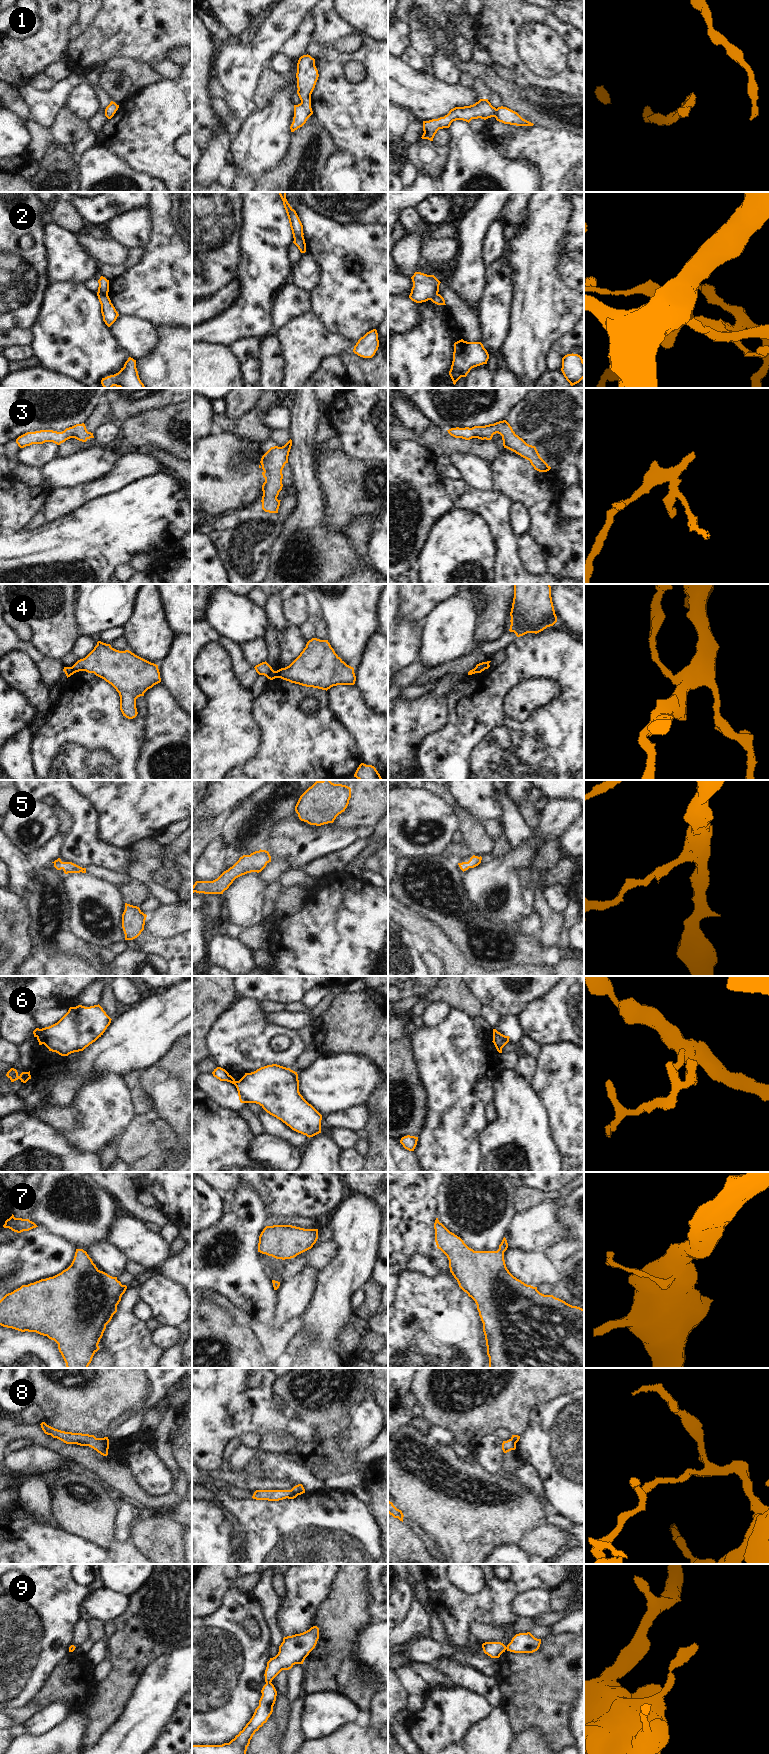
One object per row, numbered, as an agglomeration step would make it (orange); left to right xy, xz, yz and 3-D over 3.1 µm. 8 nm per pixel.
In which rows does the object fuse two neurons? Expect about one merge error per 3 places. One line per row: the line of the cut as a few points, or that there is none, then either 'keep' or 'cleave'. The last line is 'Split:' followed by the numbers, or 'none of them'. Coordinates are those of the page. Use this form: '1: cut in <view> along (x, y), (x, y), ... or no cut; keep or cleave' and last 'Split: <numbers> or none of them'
1: no cut; keep
2: cut in xy along (107, 294), (98, 296); cleave
3: no cut; keep
4: cut in xz along (272, 669), (267, 677); cleave
5: no cut; keep
6: cut in xz along (236, 1081), (234, 1084); cleave
7: no cut; keep
8: no cut; keep
9: cut in xz along (270, 1681), (266, 1683); cleave
Split: 2, 4, 6, 9

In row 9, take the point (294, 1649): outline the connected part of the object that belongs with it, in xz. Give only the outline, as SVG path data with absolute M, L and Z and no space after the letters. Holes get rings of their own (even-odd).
M317 1626L303 1633L284 1637L278 1654L267 1662L265 1682L272 1682L282 1670L289 1670L295 1664L303 1664L305 1658L315 1648L318 1639L319 1628Z

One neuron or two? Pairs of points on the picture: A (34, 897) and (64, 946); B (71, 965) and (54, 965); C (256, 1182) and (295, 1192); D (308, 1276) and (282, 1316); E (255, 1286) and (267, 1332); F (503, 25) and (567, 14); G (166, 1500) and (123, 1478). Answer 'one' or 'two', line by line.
A: one
B: one
C: two
D: one
E: two
F: two
G: one

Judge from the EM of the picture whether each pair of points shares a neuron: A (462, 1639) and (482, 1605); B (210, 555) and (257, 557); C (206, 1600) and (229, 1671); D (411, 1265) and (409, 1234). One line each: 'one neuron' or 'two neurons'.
A: one neuron
B: two neurons
C: two neurons
D: two neurons

